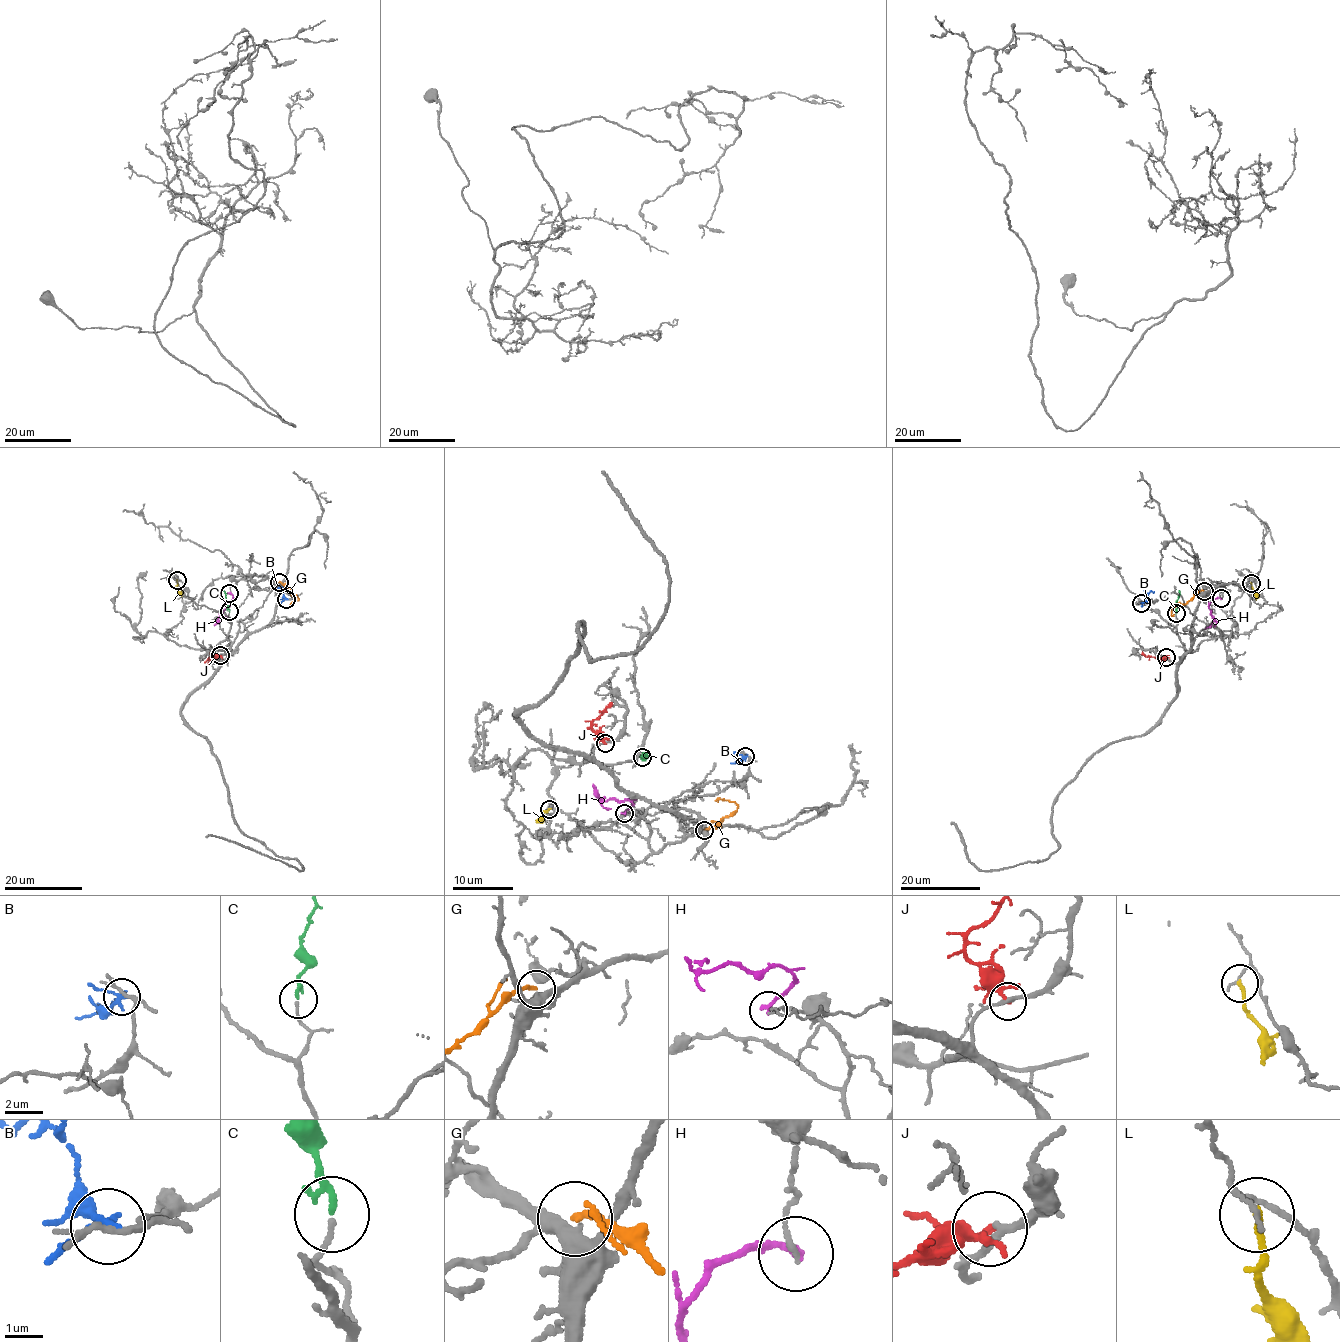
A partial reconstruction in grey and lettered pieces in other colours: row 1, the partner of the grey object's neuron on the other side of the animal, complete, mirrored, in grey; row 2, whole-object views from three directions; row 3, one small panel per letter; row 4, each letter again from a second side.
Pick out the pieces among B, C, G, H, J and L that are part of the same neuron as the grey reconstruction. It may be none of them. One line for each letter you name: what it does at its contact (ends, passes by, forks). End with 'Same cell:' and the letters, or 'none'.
C: it passes by
Same cell: C

